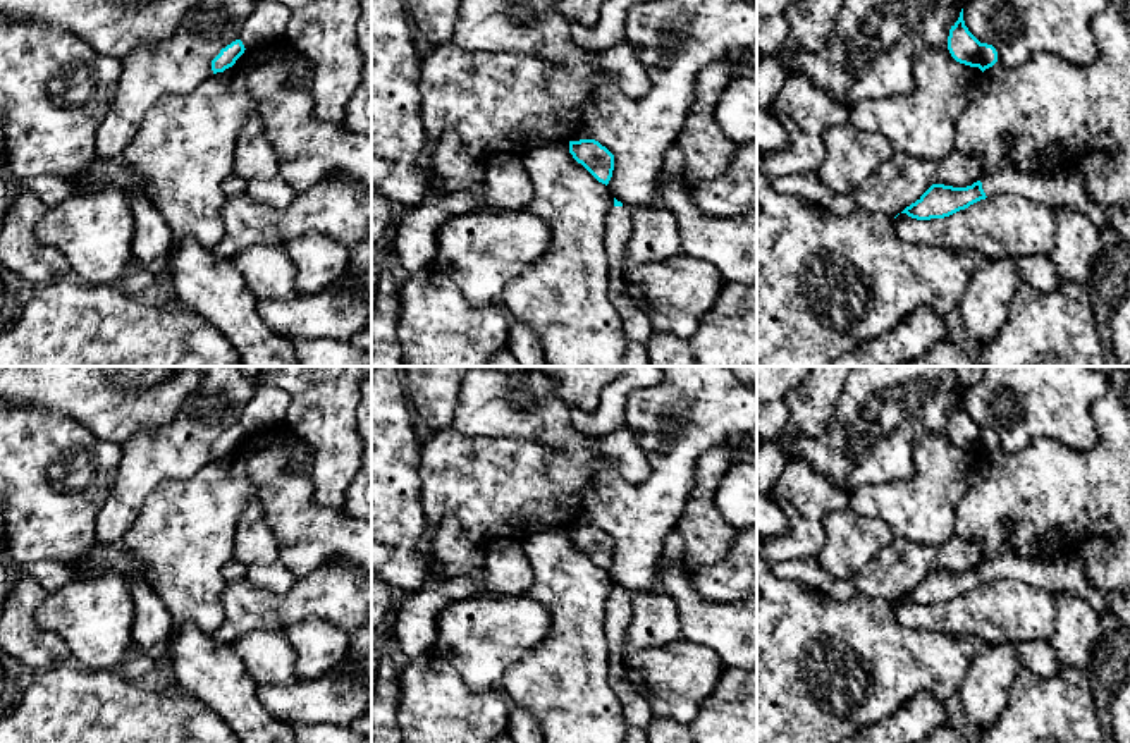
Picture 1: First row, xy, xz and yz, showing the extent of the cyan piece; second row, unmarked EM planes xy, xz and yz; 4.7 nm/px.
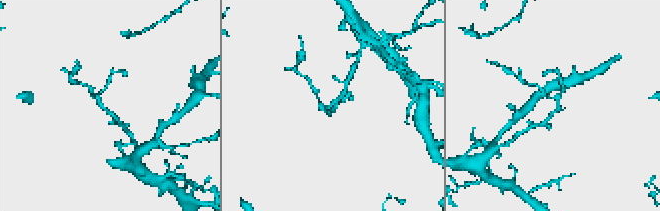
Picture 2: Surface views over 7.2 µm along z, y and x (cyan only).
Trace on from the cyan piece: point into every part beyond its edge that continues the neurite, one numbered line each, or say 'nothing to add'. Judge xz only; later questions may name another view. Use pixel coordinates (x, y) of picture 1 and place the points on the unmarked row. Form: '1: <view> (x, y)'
1: xz (635, 711)

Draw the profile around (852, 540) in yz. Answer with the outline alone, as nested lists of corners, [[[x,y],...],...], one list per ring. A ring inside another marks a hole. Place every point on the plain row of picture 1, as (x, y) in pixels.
[[[851,509],[826,514],[822,528],[826,543],[817,561],[834,581],[860,583],[865,566],[894,538],[884,521],[860,516]]]

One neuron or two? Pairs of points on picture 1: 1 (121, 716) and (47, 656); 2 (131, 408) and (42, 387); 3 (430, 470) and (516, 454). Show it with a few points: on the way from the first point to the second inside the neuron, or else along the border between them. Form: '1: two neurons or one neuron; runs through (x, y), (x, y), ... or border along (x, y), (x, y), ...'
1: two neurons; border along (69, 661), (33, 673)
2: one neuron; runs through (109, 389), (64, 387)
3: one neuron; runs through (451, 470), (496, 470)

